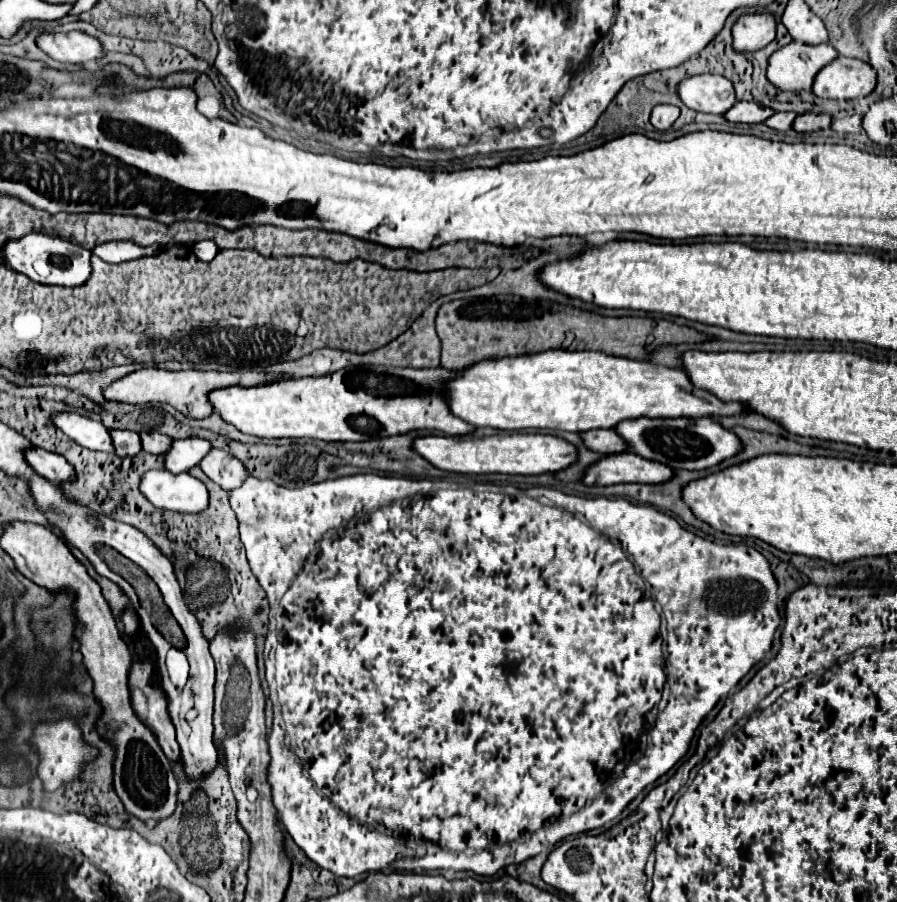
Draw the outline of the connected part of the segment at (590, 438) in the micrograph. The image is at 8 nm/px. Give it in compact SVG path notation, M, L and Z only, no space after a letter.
M592 430L592 432L580 432L580 438L586 448L598 452L598 454L618 454L626 450L624 440L614 430Z

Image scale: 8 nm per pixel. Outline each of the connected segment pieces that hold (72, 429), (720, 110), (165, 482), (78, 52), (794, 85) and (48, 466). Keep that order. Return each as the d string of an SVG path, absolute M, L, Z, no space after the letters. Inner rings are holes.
M56 414L54 424L76 444L88 448L88 450L98 450L98 452L108 452L114 454L114 444L110 438L110 432L96 420L84 418L80 414Z
M716 74L686 78L678 86L678 94L688 108L710 114L726 114L738 102L732 82Z
M152 470L142 476L140 482L142 494L162 510L182 512L182 514L200 514L208 508L208 490L206 486L190 476L172 474L168 470Z
M80 30L72 32L40 32L36 38L40 50L64 64L84 64L104 54L100 42Z
M790 42L770 56L766 76L776 88L786 92L812 90L816 74L836 56L838 52L830 44L808 46L802 42Z
M32 448L26 452L26 460L40 476L44 476L50 482L62 484L62 482L74 482L76 480L74 468L60 454L44 452L40 448Z

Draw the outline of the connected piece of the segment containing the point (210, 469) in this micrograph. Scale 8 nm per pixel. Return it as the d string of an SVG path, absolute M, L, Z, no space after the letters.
M212 448L204 456L204 460L200 462L200 468L212 482L216 482L220 488L228 492L244 484L244 480L250 476L248 468L240 460L236 460L236 456L224 450L216 450L216 448Z

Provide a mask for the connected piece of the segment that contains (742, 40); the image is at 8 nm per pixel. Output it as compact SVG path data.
M746 14L732 28L732 48L736 52L756 52L768 46L776 36L772 14Z

